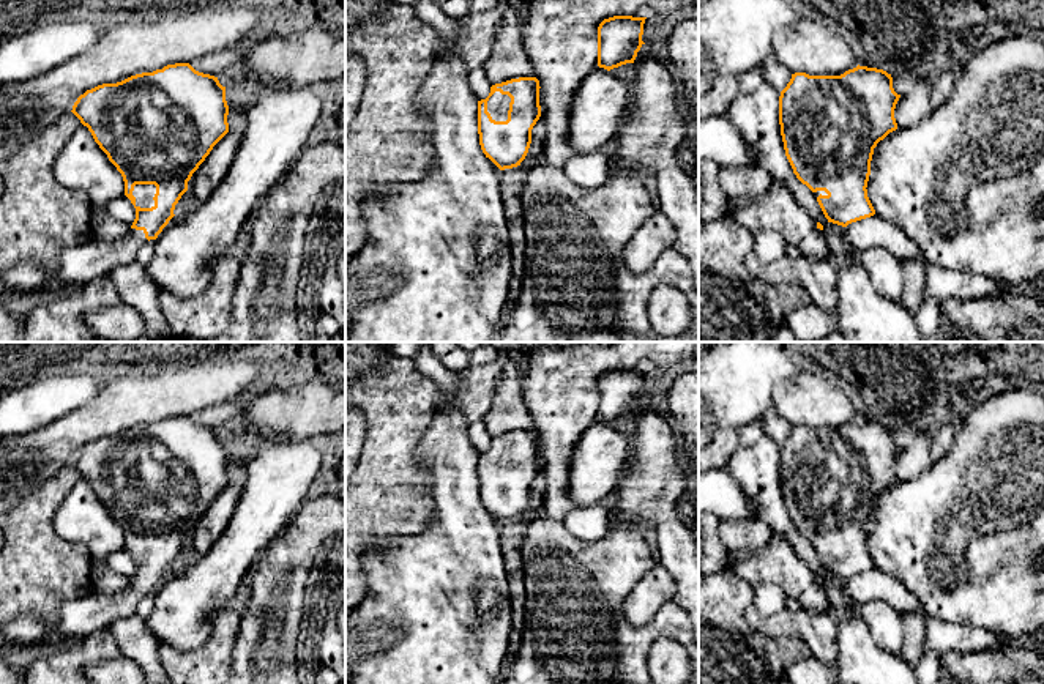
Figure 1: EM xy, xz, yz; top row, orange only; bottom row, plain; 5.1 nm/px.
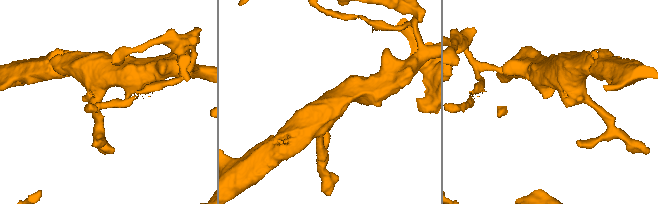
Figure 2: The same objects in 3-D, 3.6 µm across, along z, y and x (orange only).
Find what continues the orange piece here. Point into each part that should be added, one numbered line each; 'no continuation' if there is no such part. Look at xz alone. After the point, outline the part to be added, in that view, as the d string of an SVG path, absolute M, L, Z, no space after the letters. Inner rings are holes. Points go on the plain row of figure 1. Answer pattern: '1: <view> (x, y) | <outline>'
1: xz (499, 457) | M495 444L487 454L487 465L495 474L506 474L509 463L511 451L508 448L501 448Z

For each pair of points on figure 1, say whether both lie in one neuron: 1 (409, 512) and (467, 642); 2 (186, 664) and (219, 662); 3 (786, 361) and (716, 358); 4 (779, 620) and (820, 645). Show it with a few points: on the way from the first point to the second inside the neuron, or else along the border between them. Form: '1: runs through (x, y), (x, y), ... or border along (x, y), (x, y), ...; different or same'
1: border along (434, 500), (421, 531), (384, 547); different
2: runs through (194, 664), (212, 662); same
3: runs through (768, 361), (734, 361); same
4: runs through (789, 623), (798, 623), (811, 635); same

